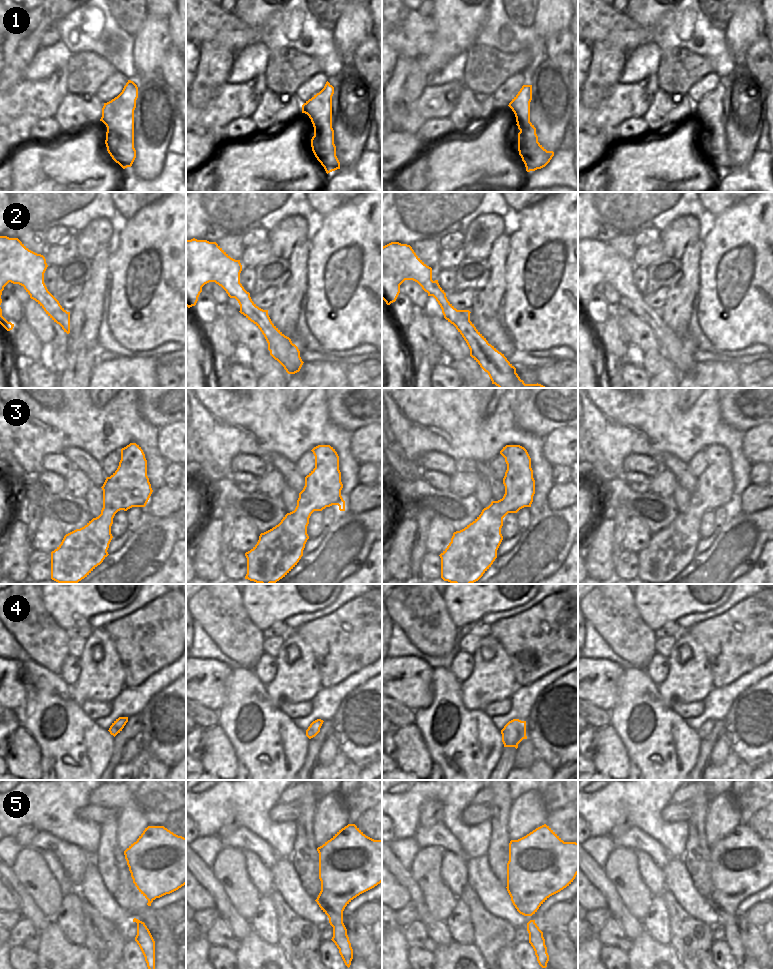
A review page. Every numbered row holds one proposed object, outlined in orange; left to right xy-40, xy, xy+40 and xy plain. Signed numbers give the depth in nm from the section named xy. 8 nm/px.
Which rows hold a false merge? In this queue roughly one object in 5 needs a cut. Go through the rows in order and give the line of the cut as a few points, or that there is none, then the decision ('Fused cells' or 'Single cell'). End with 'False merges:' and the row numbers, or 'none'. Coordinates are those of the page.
1: No split. Single cell
2: No split. Single cell
3: No split. Single cell
4: No split. Single cell
5: No split. Single cell
False merges: none

